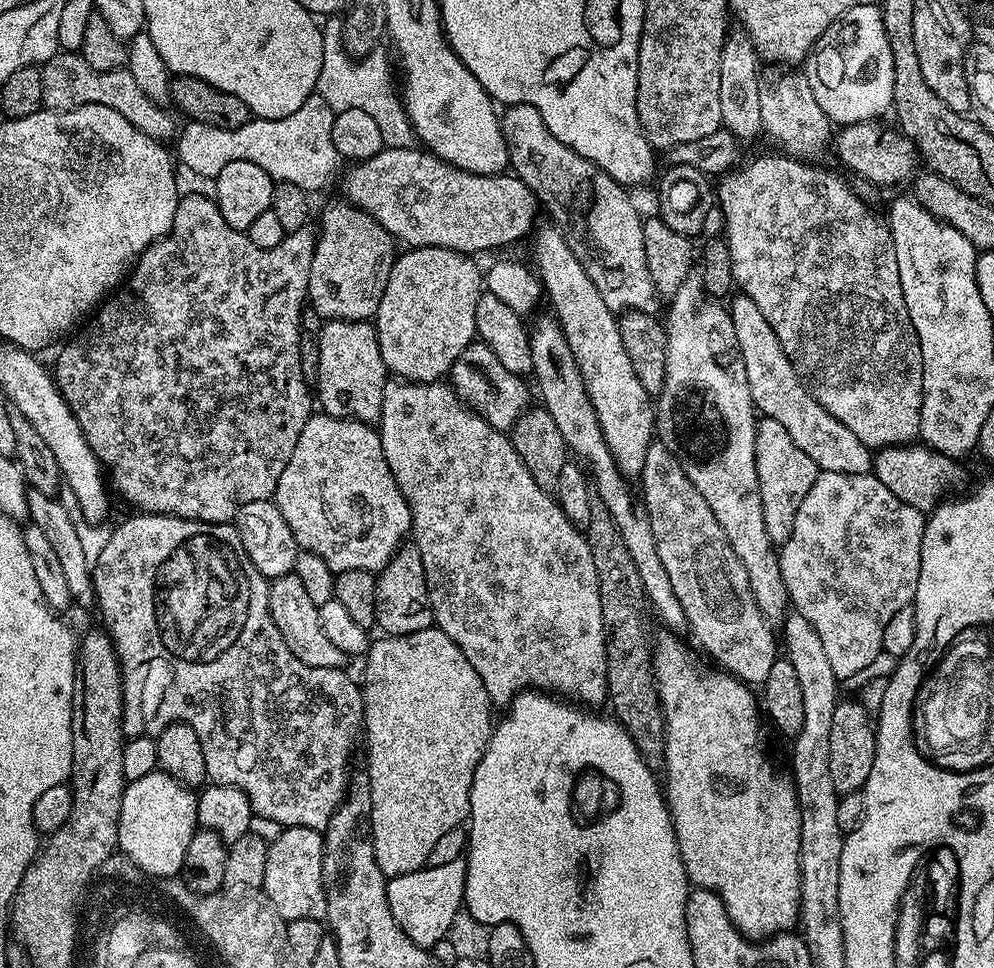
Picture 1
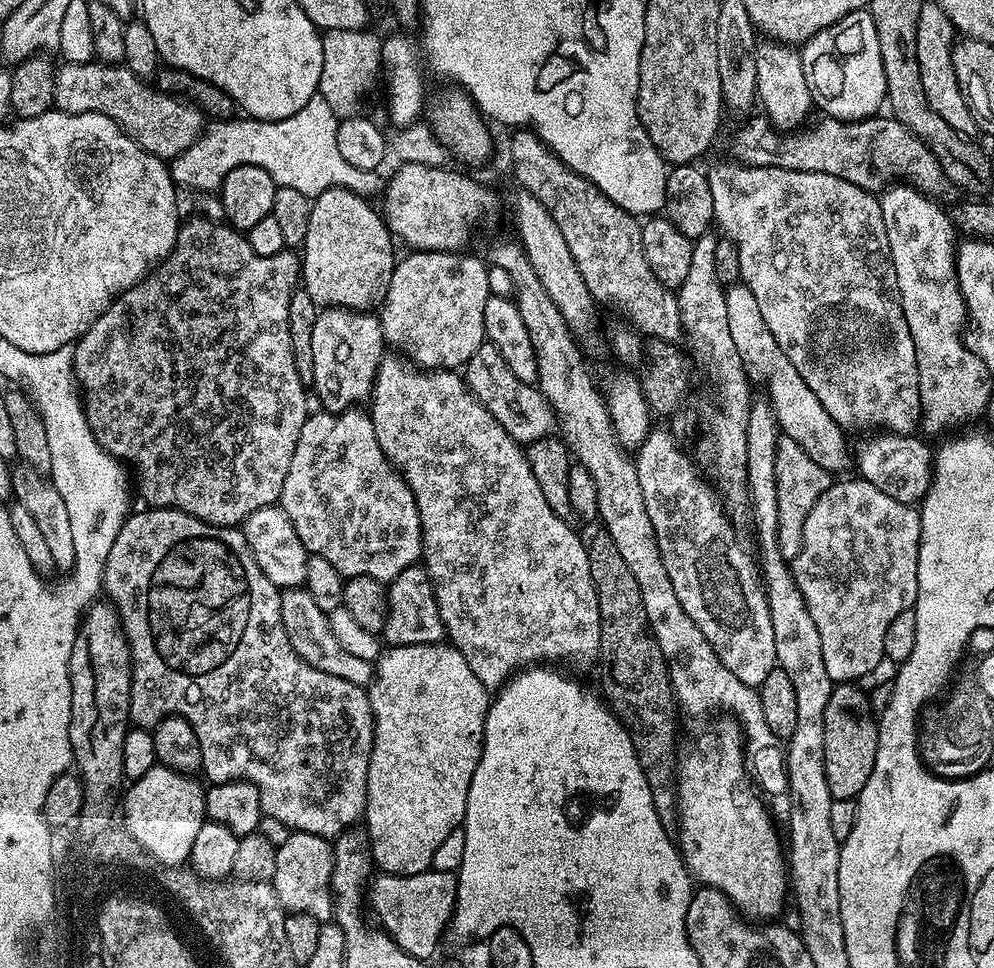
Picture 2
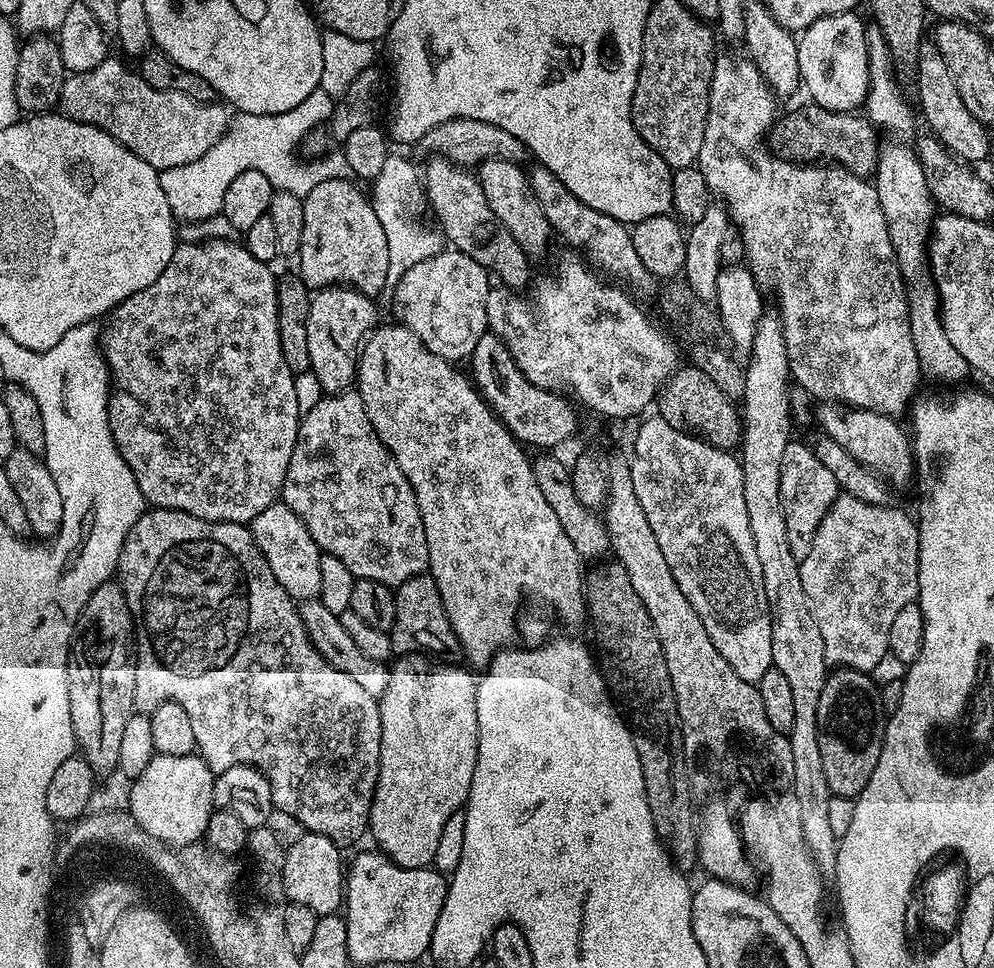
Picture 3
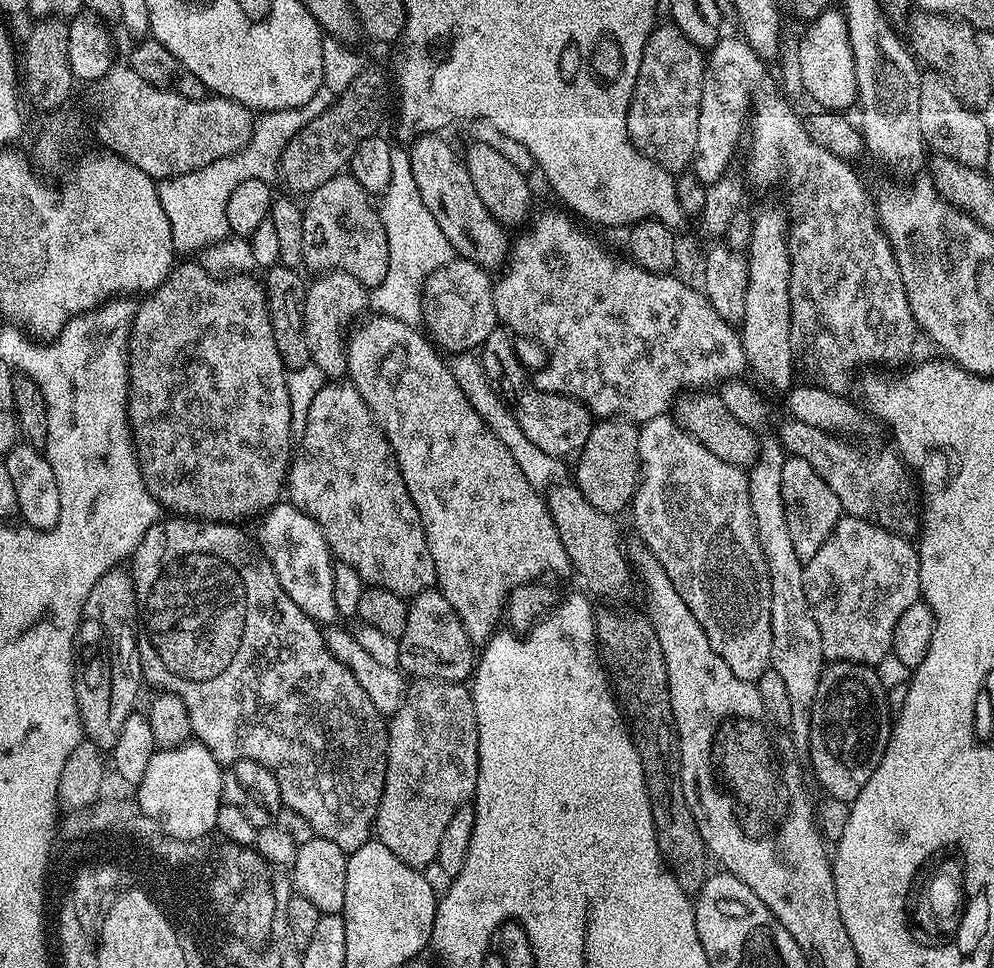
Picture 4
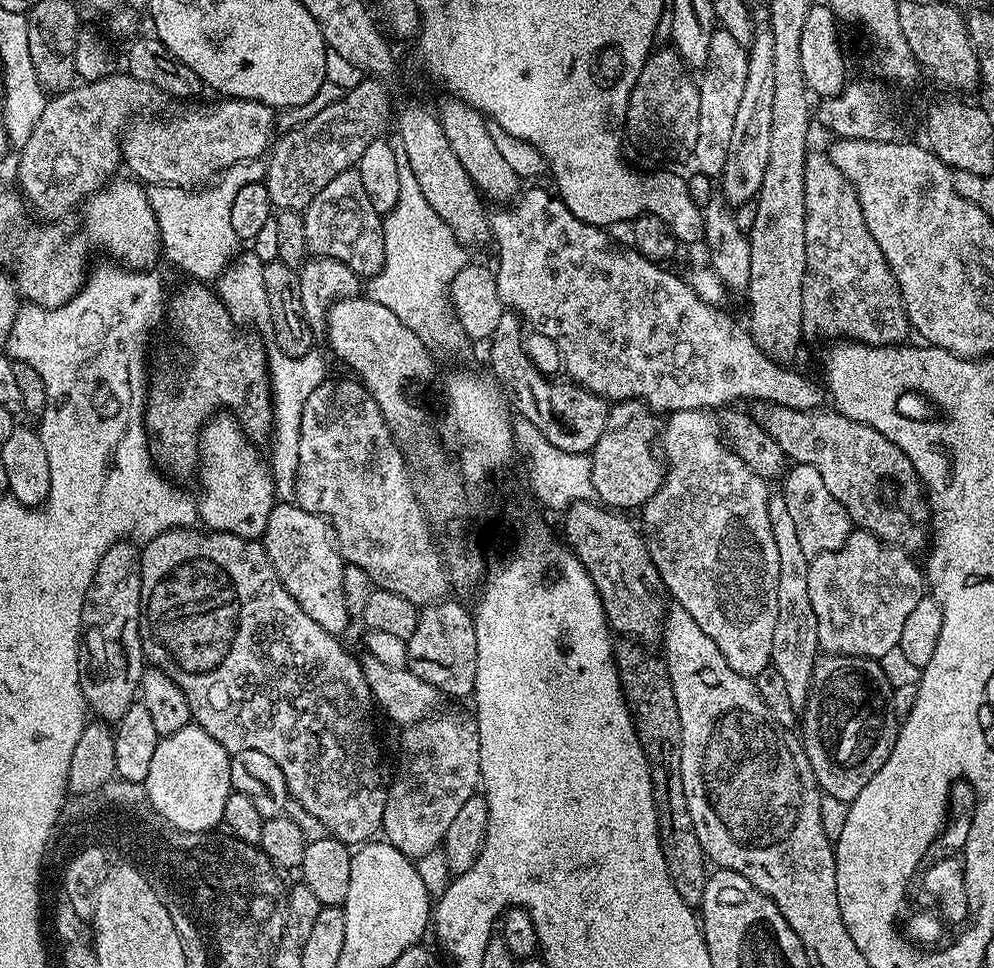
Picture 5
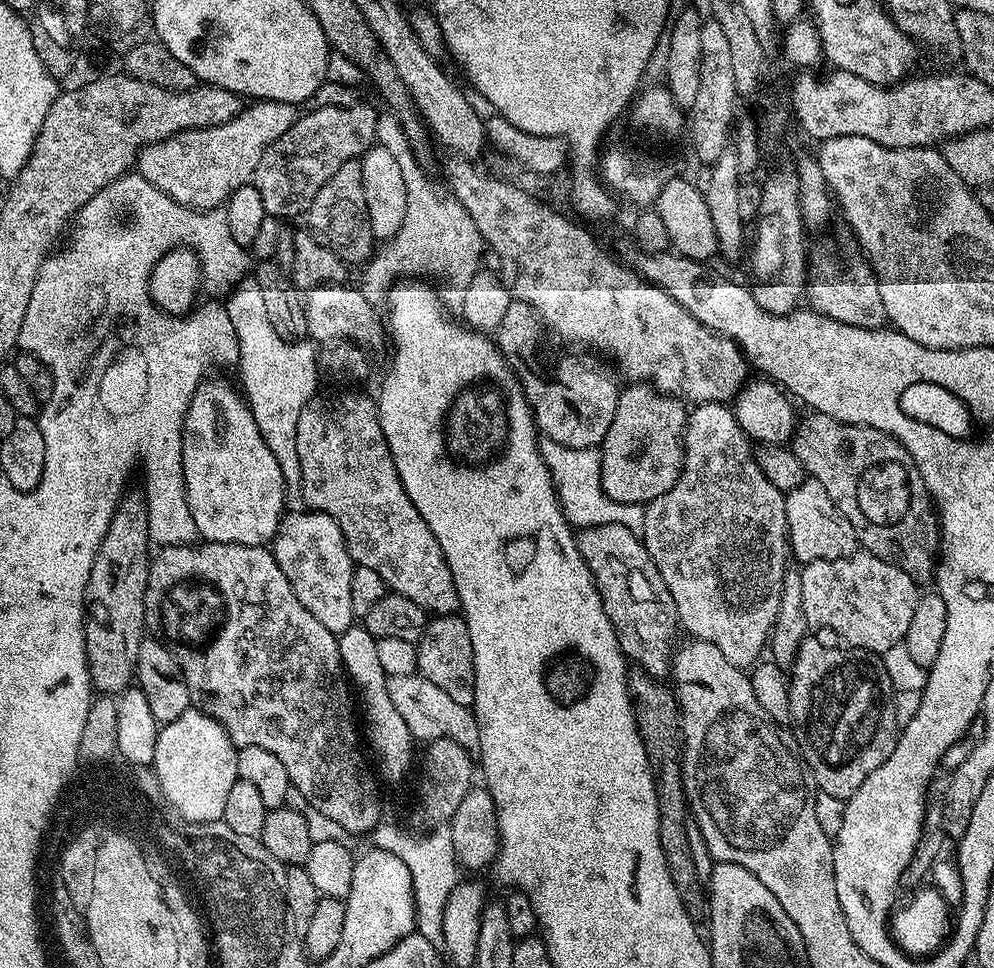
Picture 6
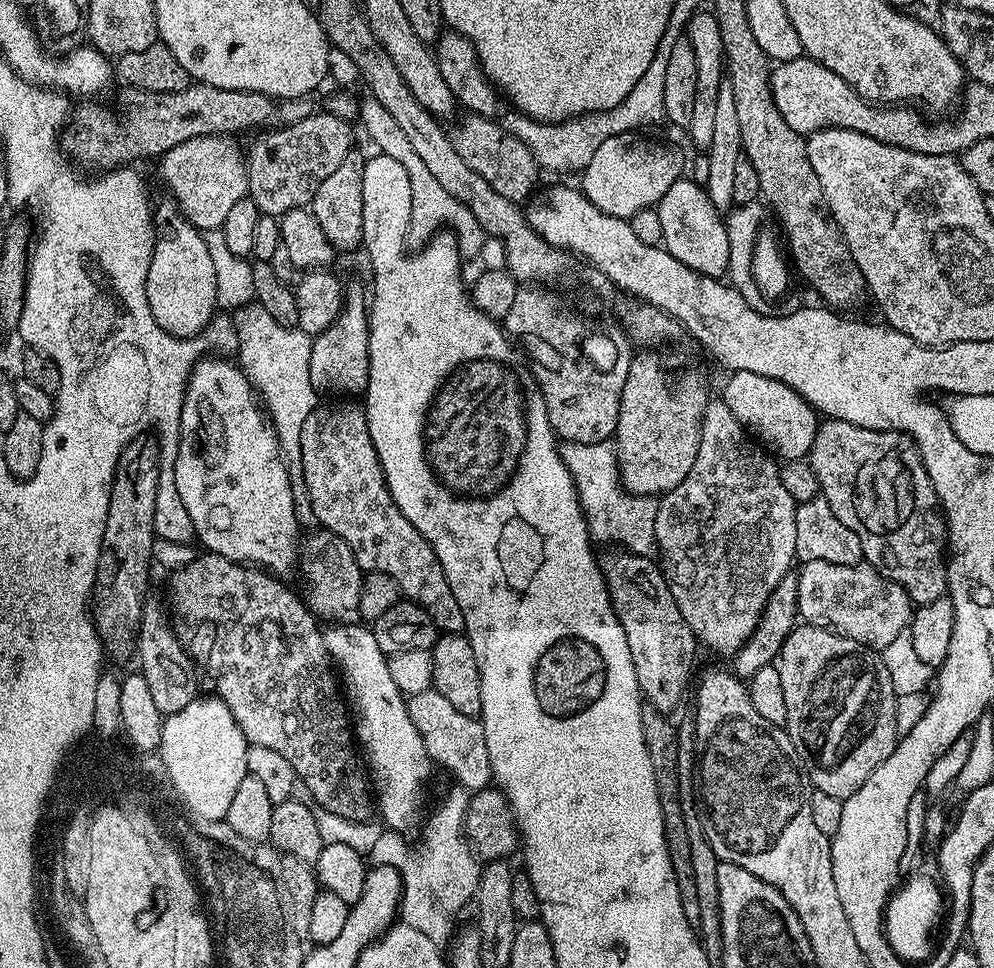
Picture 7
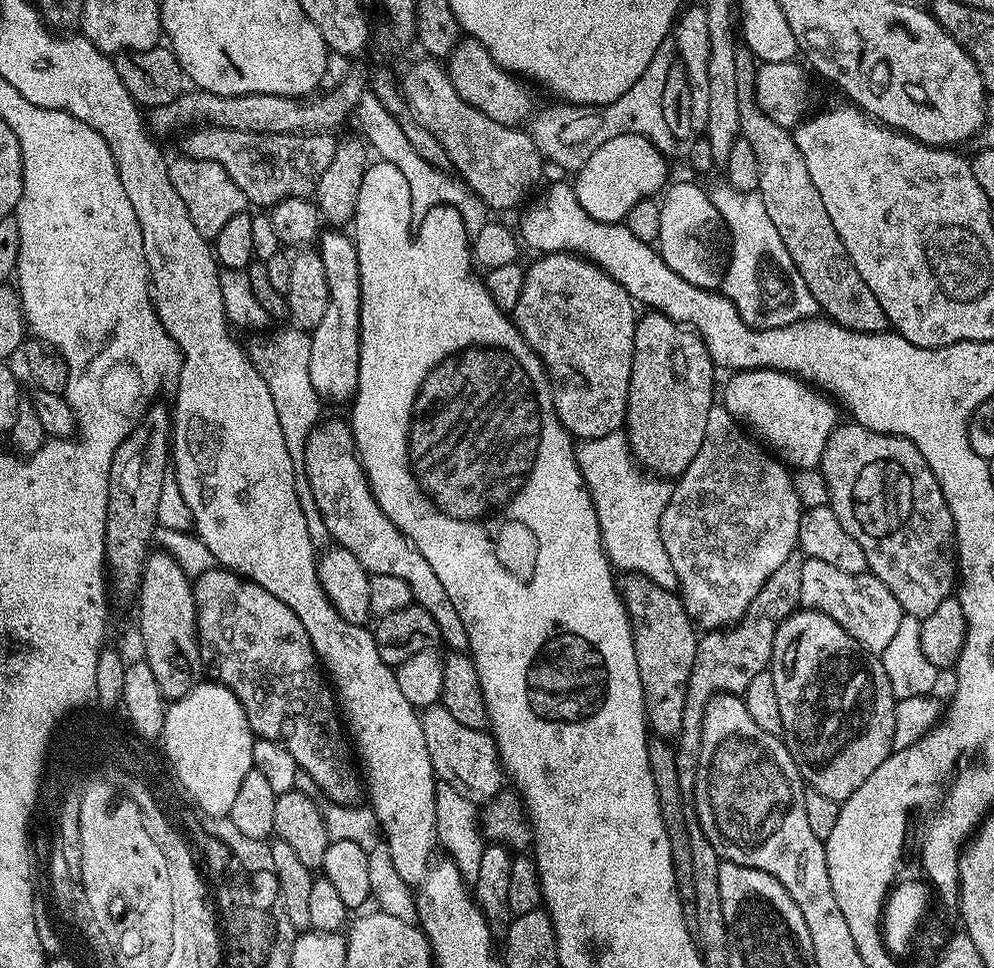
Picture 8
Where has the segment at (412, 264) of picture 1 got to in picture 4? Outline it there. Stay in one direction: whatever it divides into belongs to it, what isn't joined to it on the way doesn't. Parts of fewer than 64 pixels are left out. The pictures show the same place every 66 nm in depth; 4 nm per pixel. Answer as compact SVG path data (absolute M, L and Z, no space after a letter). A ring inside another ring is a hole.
M459 258L449 260L428 275L422 289L423 323L428 324L431 339L441 349L450 348L454 354L479 349L490 338L490 330L498 327L492 297L494 280L488 276L491 275L474 262Z

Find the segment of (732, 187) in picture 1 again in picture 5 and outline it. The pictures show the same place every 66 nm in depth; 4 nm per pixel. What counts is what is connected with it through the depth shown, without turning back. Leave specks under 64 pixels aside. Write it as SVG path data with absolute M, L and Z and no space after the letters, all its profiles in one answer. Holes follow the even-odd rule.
M717 27L716 32L710 38L710 54L706 58L704 67L698 76L700 85L700 101L698 102L698 142L694 146L691 155L696 159L695 167L713 178L719 177L724 171L726 162L726 150L730 150L730 132L733 129L736 104L741 101L742 90L745 89L749 49L739 44L726 30ZM809 151L804 157L804 217L806 218L806 270L804 271L804 281L802 282L802 332L805 337L825 336L828 342L844 341L855 342L857 344L900 344L907 336L910 336L910 325L908 315L904 309L902 296L896 285L894 274L882 254L878 250L878 242L874 242L874 234L866 230L866 218L862 218L862 206L858 206L858 196L852 183L834 166L834 162L828 156L827 151Z

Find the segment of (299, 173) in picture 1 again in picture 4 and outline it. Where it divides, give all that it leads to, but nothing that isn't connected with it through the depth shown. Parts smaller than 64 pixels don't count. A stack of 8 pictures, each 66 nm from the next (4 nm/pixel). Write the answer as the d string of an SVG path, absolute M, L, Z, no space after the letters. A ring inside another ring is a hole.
M322 87L318 94L314 94L314 98L310 98L310 102L300 108L287 108L257 115L252 126L252 137L243 148L184 176L172 176L168 180L159 181L162 210L166 210L166 218L172 227L173 249L177 253L196 254L192 252L206 247L208 240L209 245L215 246L225 239L229 235L226 202L230 202L230 194L238 186L238 182L252 177L275 181L286 146L298 134L298 130L306 126L306 122L318 118L322 110L329 108L337 95L334 90Z

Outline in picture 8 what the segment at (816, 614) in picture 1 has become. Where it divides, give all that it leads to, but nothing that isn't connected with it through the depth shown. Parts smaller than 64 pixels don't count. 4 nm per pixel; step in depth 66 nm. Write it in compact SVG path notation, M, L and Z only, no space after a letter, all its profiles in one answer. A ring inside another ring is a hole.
M805 559L802 566L800 602L805 609L825 612L830 618L834 618L834 622L838 622L838 626L842 626L842 630L849 632L867 652L873 654L882 653L886 650L886 646L890 646L890 641L894 639L894 634L905 616L902 606L898 606L898 598L894 598L894 594L890 594L890 590L886 590L884 583L871 572L846 574L846 570L838 570L834 566L830 566L830 562L821 560Z

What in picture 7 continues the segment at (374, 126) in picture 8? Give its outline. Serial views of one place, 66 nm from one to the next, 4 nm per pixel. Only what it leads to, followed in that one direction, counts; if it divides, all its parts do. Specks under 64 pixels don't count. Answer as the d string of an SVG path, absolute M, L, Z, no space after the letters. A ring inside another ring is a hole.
M371 94L365 95L365 100L360 104L360 120L364 123L365 134L372 136L373 142L376 143L375 151L394 158L394 162L399 162L405 168L406 178L410 178L410 202L412 203L410 222L433 220L453 232L458 231L459 228L472 228L480 224L478 218L470 214L470 210L462 201L454 198L454 194L450 194L434 179L434 174L430 174L422 158L414 154L414 146L410 146L410 138L402 134L398 122L394 122L394 117L386 111L386 106L382 106L382 102L378 102L378 98L374 98Z

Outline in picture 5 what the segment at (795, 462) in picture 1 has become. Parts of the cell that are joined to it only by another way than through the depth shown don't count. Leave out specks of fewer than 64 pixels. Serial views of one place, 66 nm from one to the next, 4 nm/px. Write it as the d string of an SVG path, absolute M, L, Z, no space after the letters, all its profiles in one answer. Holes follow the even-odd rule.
M795 463L783 477L784 485L781 492L789 508L790 518L793 519L794 530L797 531L798 543L802 545L802 554L809 558L821 556L827 552L838 550L846 542L853 531L853 524L834 494L830 493L823 479L814 466Z

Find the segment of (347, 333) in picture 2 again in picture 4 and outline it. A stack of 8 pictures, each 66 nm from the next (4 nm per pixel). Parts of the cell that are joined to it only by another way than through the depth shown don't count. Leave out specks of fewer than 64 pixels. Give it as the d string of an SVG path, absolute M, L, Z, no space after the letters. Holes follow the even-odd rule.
M333 270L317 275L315 279L316 281L307 285L305 294L304 330L309 358L311 363L318 366L318 370L324 372L325 377L340 378L348 370L348 345L344 324L351 325L357 319L355 316L363 308L369 307L370 292L362 282L358 282L358 278L354 278L354 274Z

